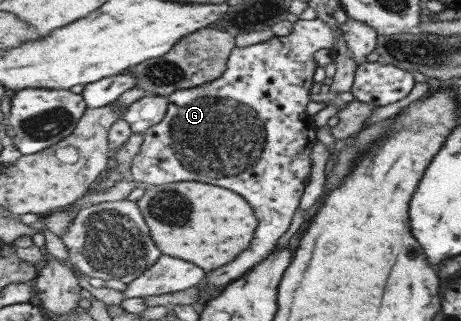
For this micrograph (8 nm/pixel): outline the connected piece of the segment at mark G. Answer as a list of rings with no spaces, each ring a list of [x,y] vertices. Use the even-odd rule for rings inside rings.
[[[323,19],[297,20],[288,36],[273,36],[263,43],[237,47],[223,76],[216,81],[173,92],[168,97],[170,107],[161,123],[144,133],[141,152],[133,159],[133,178],[152,186],[183,181],[207,181],[238,192],[250,201],[259,219],[258,230],[251,247],[230,263],[207,273],[201,285],[202,299],[208,301],[233,281],[247,275],[263,263],[274,251],[281,236],[285,236],[297,214],[301,196],[311,180],[311,148],[318,142],[318,126],[307,114],[307,106],[314,99],[315,73],[318,69],[315,52],[332,49],[336,36],[333,25]]]

